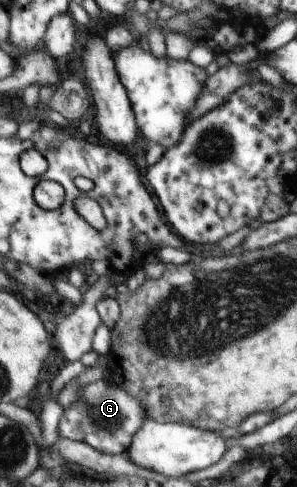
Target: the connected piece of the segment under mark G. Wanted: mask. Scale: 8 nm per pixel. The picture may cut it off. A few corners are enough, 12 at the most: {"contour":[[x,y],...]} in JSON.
{"contour":[[100,379],[64,408],[57,435],[125,454],[147,411]]}

